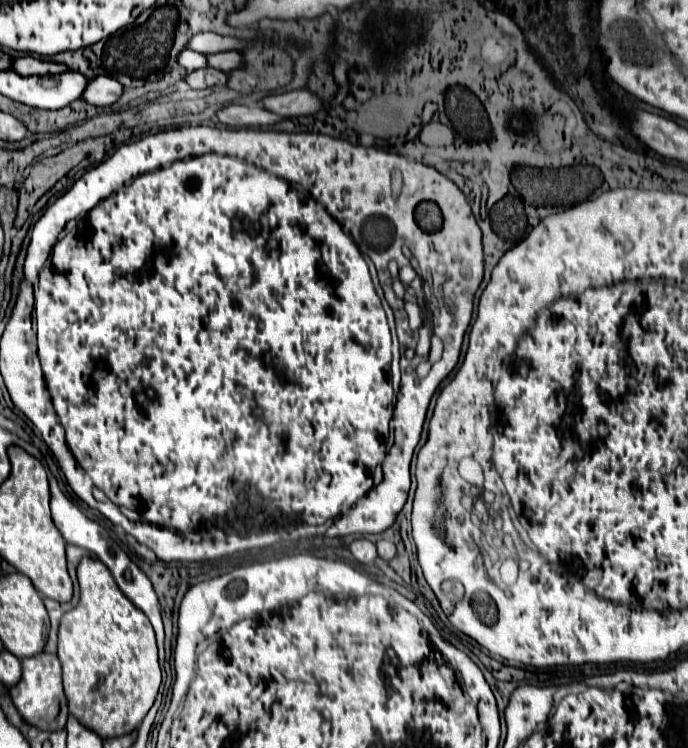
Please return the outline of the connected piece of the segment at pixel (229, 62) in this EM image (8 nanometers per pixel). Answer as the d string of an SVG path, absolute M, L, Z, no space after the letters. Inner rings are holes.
M219 52L219 54L209 54L207 58L209 58L209 66L225 72L245 66L245 58L239 52Z

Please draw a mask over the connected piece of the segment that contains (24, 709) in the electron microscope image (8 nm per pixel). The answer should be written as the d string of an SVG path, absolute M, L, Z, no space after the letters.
M41 652L31 658L23 658L23 676L21 680L11 686L11 700L17 708L17 712L27 720L27 724L45 730L45 732L55 732L65 728L67 722L67 698L63 692L61 684L61 662L57 654Z

